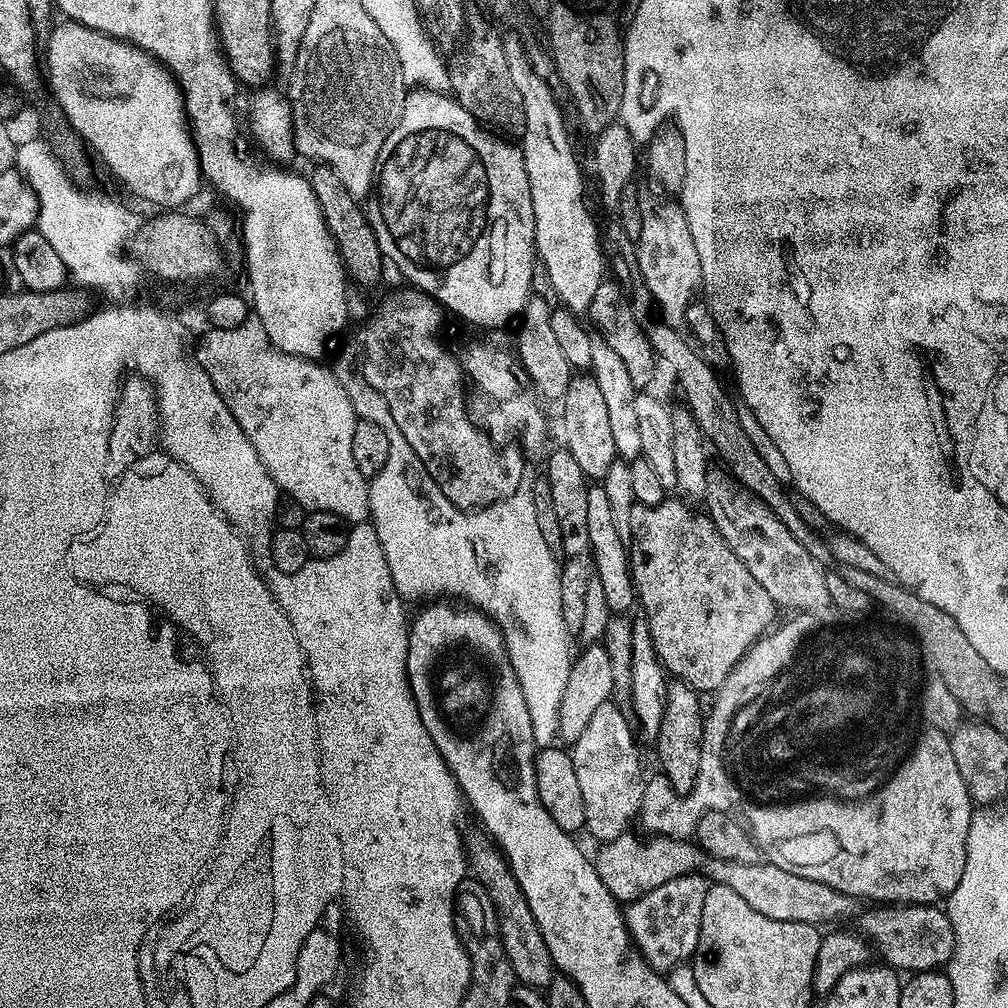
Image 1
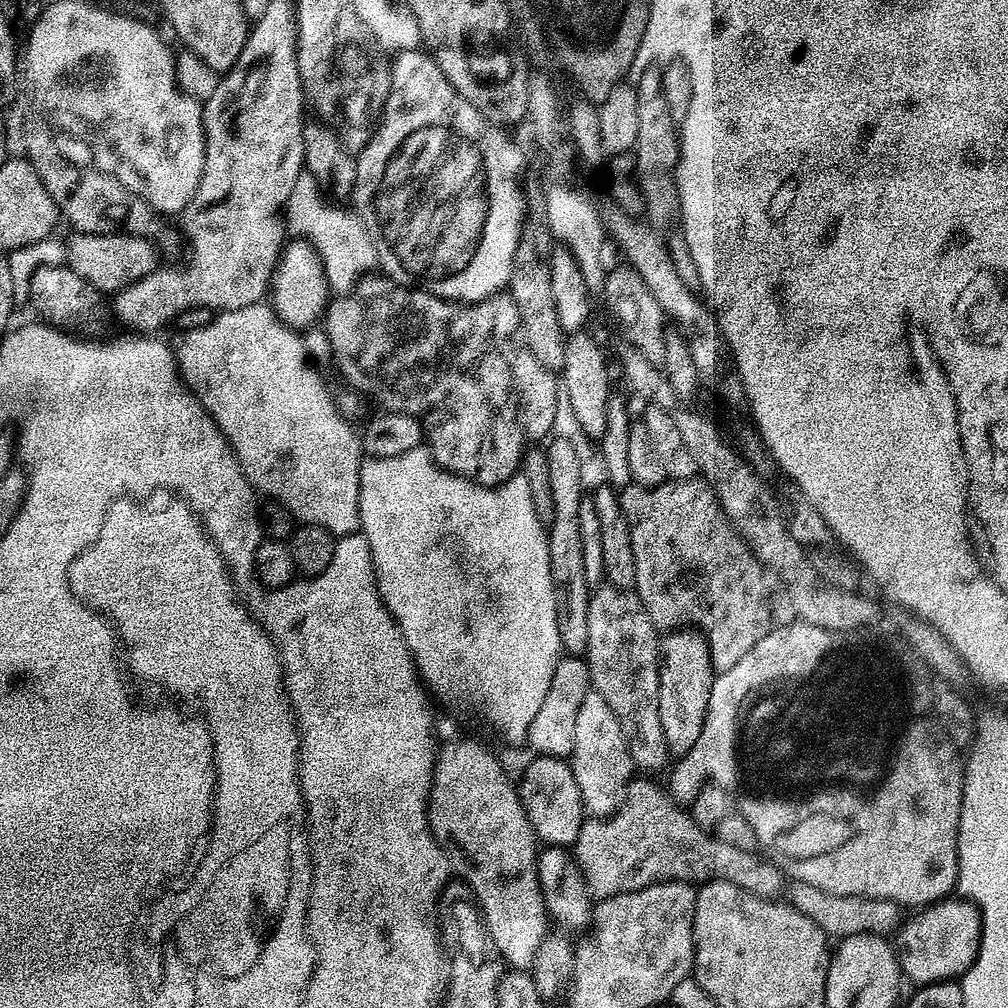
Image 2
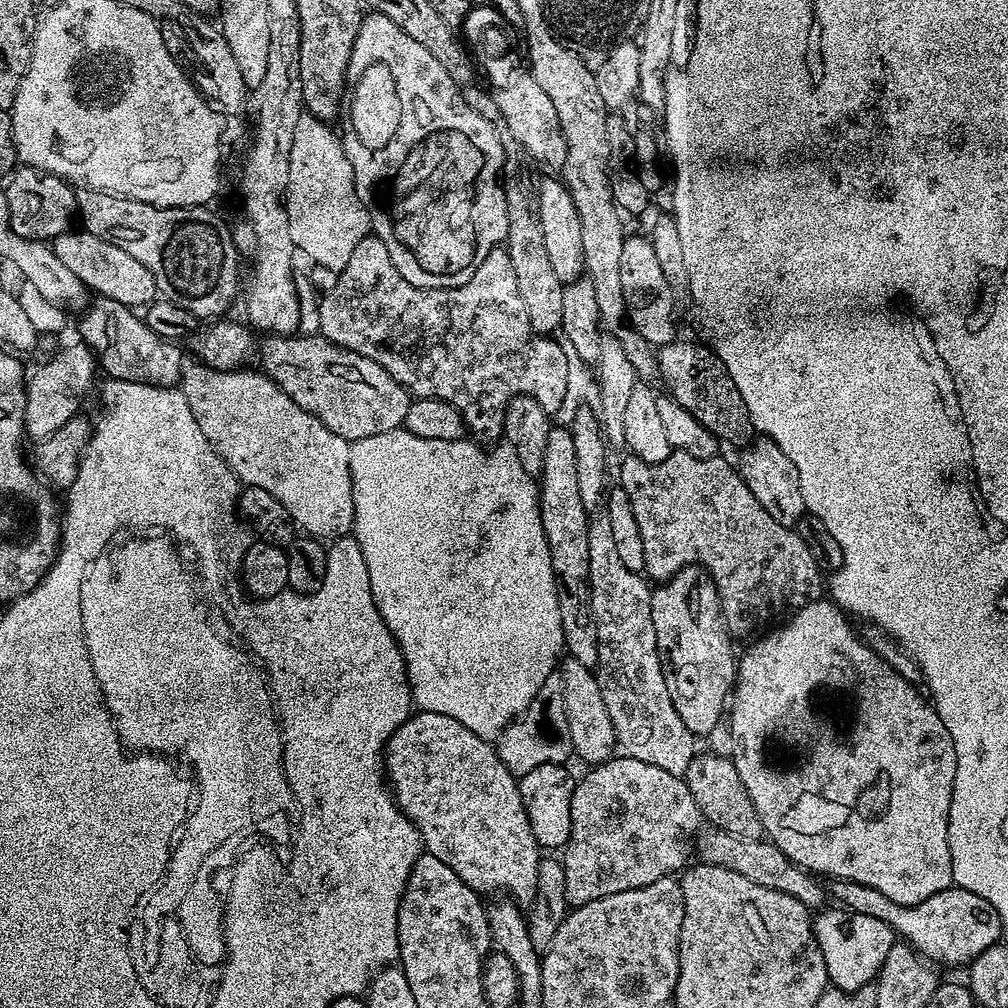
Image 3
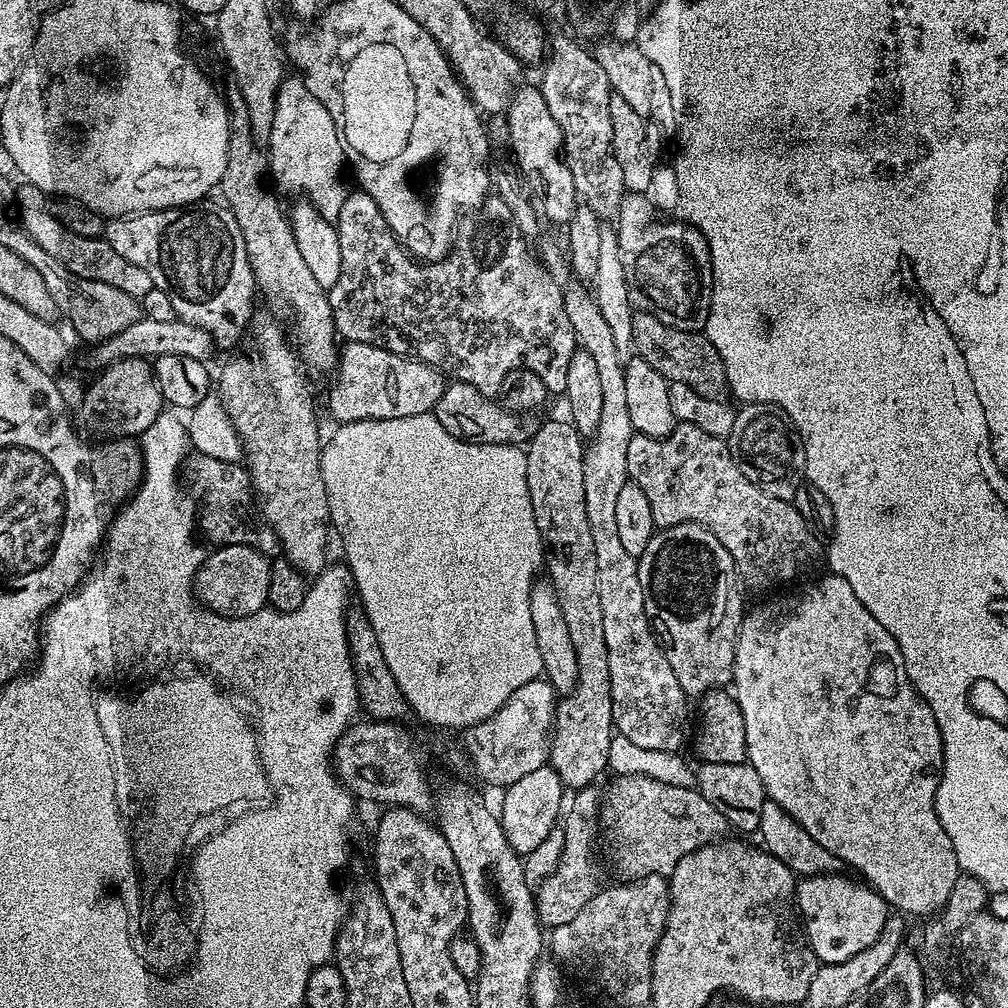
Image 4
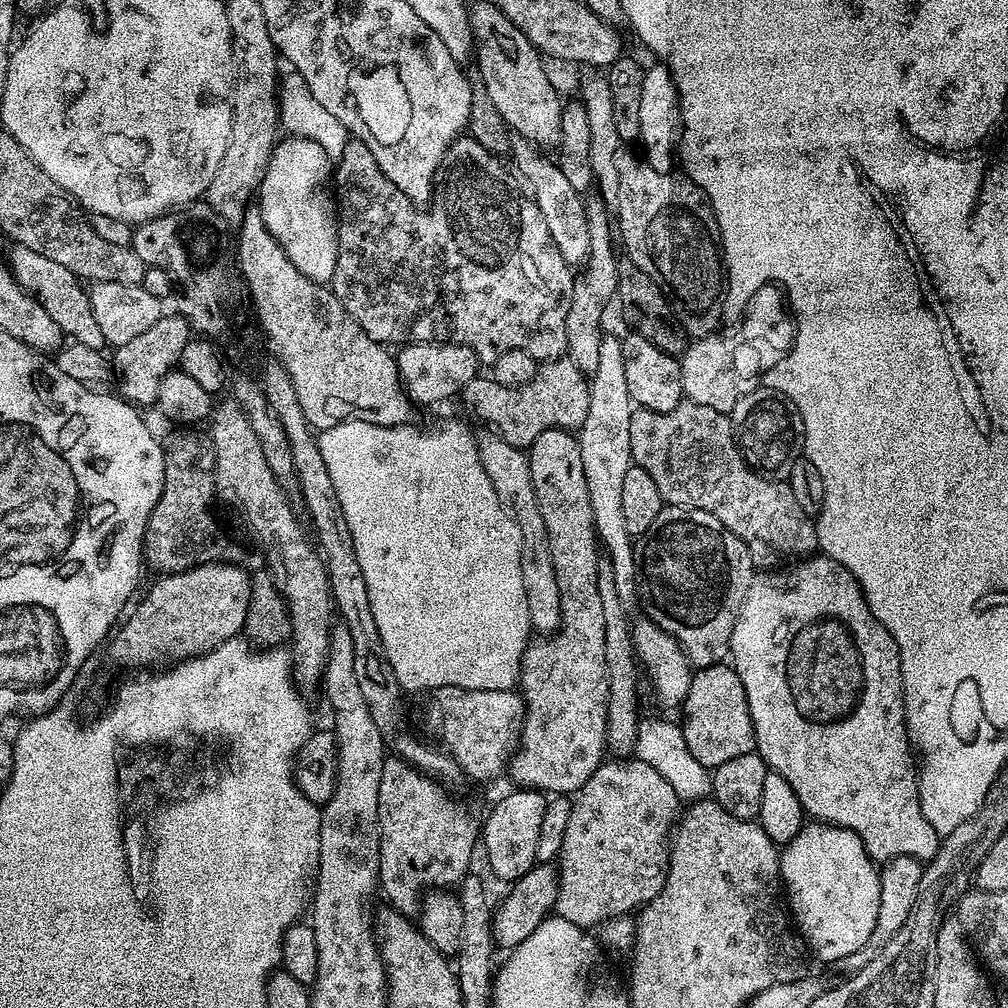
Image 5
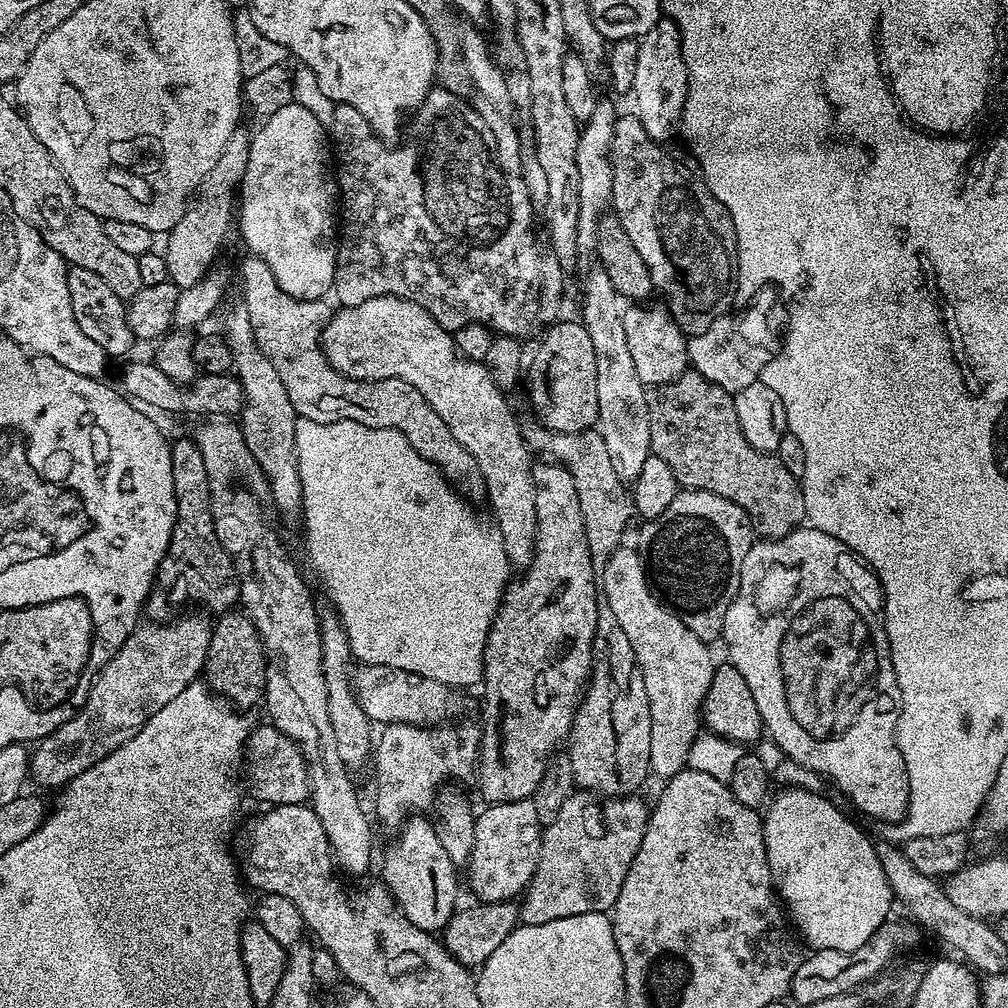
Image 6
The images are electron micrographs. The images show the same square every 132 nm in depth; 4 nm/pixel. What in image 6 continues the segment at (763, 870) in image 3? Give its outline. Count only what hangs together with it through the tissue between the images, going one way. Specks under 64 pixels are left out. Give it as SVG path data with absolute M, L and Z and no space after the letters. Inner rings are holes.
M576 790L566 798L566 802L562 802L558 818L543 825L540 833L538 866L519 901L520 924L554 922L558 918L585 916L591 912L611 913L618 898L618 890L622 890L622 882L638 854L638 846L648 825L650 808L640 798L633 794L601 799L587 790Z

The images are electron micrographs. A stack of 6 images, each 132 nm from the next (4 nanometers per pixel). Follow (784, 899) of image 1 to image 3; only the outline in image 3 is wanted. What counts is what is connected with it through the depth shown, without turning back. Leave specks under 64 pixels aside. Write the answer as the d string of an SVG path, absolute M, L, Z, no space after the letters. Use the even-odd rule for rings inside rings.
M623 754L613 755L587 771L581 780L575 781L572 790L570 838L562 849L569 905L586 904L604 895L646 886L664 876L675 877L689 863L690 845L697 835L698 824L702 822L700 808L694 802L684 777Z

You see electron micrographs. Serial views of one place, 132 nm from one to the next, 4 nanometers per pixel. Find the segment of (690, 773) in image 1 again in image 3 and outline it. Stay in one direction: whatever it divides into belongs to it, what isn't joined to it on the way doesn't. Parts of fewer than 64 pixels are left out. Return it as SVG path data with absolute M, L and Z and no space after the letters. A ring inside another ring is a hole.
M688 566L667 582L652 588L652 621L664 681L675 697L674 703L682 722L696 738L714 731L720 715L723 712L725 715L738 667L737 653L732 653L733 637L728 625L718 622L715 591L692 592L692 588L699 586L700 576L699 567Z

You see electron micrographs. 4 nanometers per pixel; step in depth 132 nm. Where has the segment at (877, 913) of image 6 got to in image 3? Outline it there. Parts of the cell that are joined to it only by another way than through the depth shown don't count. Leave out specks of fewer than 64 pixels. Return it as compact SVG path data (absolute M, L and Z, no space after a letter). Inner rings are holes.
M821 907L815 913L812 929L814 938L818 938L818 950L822 950L822 962L826 962L829 985L844 992L857 992L878 976L880 967L898 937L889 924L882 922L882 918L857 912L849 915L843 907L828 907Z

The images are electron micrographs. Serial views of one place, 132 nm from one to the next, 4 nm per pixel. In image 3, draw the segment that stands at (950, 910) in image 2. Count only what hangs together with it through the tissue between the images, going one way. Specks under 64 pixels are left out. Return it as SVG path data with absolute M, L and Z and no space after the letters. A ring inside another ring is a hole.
M833 879L831 883L830 896L831 899L832 896L836 899L833 901L839 902L849 913L882 918L882 922L889 924L901 941L907 941L924 960L937 965L967 966L975 956L1001 939L1000 919L994 906L990 906L986 898L978 898L978 894L965 888L953 886L938 894L930 894L930 898L917 904L895 904L890 902L890 898L886 898L886 894L874 890L874 886L866 886L853 880Z

